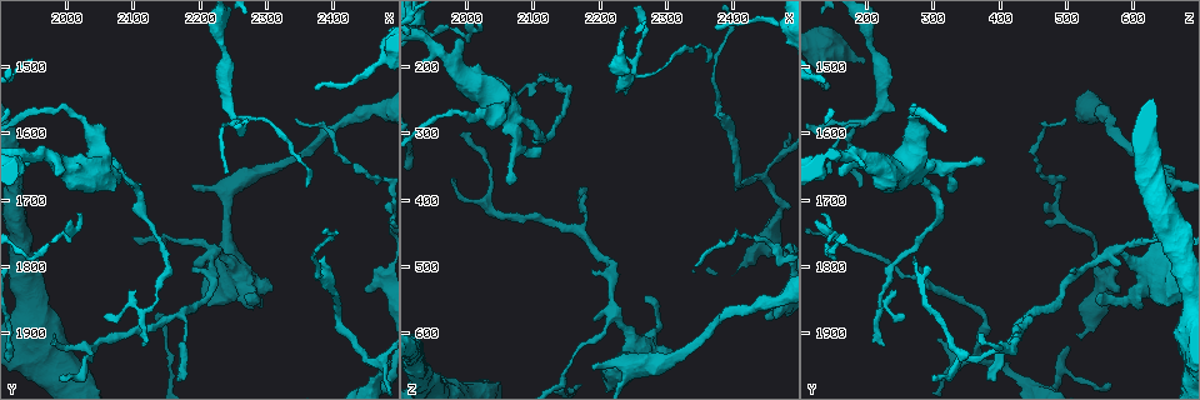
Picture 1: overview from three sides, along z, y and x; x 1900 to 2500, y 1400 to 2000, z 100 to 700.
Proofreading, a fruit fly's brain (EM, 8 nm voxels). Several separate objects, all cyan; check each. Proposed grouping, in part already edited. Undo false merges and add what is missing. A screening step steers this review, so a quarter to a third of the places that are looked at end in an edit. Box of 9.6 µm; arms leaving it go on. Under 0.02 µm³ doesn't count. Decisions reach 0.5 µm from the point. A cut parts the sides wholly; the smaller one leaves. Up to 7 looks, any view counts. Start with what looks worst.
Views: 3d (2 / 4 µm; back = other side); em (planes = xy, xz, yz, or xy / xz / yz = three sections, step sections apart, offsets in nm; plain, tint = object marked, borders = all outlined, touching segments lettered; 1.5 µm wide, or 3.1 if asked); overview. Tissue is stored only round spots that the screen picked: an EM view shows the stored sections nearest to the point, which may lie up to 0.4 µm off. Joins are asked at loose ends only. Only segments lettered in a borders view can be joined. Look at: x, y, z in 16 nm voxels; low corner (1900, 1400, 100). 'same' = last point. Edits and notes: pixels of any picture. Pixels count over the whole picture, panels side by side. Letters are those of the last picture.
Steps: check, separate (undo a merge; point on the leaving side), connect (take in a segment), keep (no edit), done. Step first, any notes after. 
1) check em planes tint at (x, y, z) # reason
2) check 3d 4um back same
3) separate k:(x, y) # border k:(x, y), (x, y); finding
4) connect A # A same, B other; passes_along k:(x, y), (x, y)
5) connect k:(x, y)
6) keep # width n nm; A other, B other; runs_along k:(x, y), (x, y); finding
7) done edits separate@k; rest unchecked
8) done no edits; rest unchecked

check em planes borders at (1980, 1905, 370) # tapers out

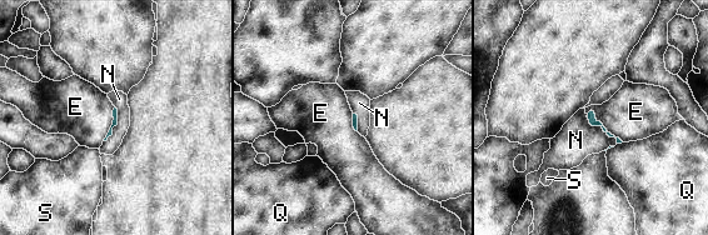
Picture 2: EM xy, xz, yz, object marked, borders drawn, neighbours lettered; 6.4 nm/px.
connect N # E other, N same, Q other, S other; passes_along 2:(591, 113), (602, 128), (576, 140); it goes on there

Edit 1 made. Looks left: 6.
check em planes borders at (2390, 1785, 270) # free end

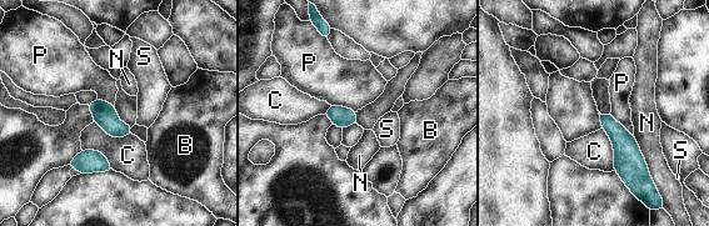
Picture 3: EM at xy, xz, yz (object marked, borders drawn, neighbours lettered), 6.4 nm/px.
keep # B other, C other, N other, P other, S other; no lettered segment goes on from it

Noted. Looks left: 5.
check 3d 2um at (2180, 1910, 410)

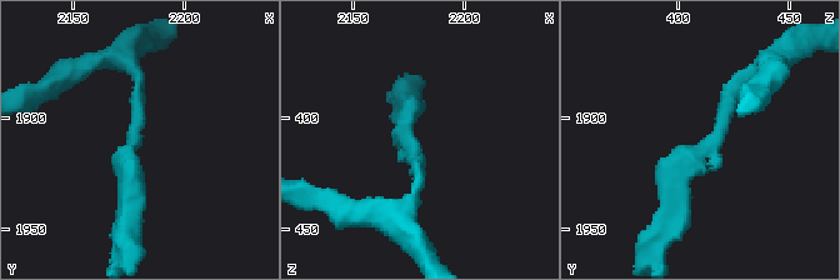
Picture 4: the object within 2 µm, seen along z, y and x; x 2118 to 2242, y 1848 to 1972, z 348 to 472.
check em planes tint at (2175, 1914, 408)

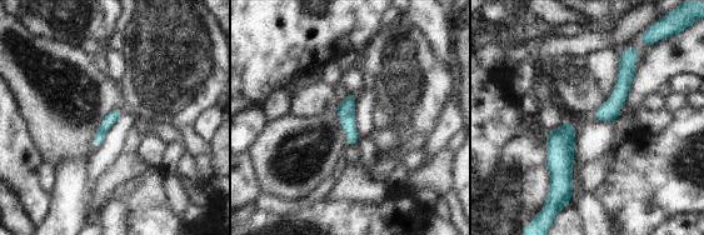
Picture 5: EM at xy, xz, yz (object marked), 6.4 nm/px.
check em planes borders same

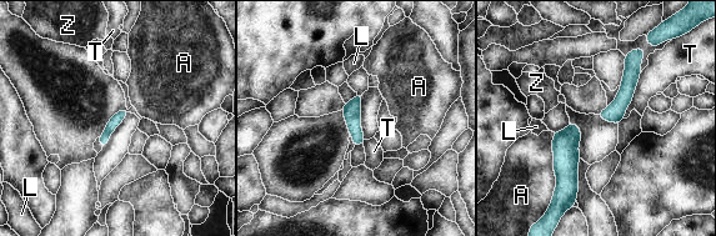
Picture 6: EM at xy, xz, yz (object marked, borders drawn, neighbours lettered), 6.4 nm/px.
keep # width 80 nm; A other, L other, T other, Z other; runs_along 6:(636, 58), (625, 96), (604, 116); all the same cell

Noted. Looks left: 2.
done edits connect@2; rest unchecked

